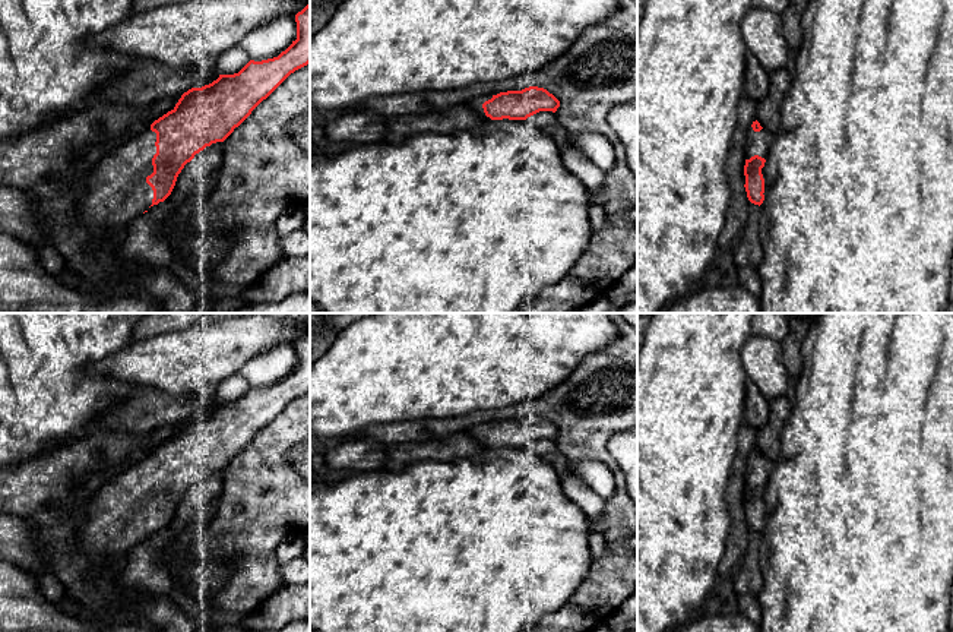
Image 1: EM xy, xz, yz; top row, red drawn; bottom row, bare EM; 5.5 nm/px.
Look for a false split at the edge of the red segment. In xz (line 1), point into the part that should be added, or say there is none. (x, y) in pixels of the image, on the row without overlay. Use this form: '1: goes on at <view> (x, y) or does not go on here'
1: goes on at xz (475, 433)

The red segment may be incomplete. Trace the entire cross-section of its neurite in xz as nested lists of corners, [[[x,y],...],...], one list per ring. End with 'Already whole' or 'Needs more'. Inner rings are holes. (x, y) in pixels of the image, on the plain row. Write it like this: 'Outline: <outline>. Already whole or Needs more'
Outline: [[[529,414],[522,418],[507,418],[497,423],[482,423],[468,430],[484,449],[526,448],[539,439],[555,440],[560,429],[544,415]]]. Needs more

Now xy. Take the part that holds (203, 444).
Outline: [[[310,332],[295,342],[295,350],[297,367],[278,385],[250,388],[238,401],[219,402],[209,413],[189,417],[171,439],[102,486],[82,509],[76,525],[76,541],[85,553],[92,559],[124,560],[133,546],[171,522],[178,502],[196,481],[212,471],[224,470],[291,401],[307,394]]]. Needs more

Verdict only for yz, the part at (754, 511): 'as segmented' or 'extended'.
extended

